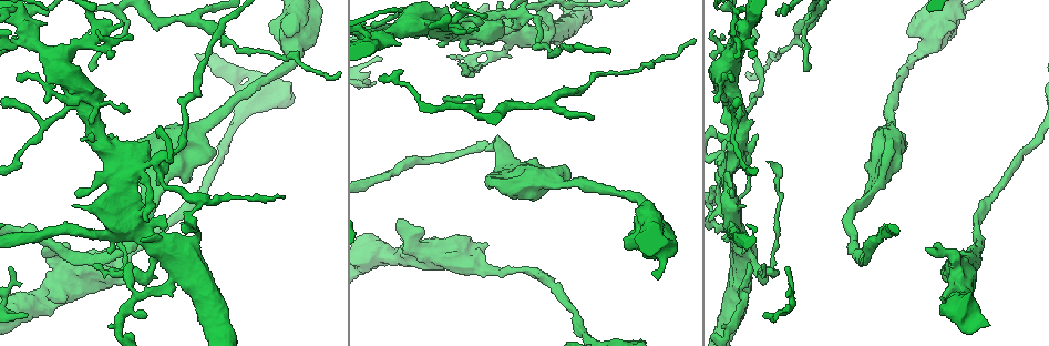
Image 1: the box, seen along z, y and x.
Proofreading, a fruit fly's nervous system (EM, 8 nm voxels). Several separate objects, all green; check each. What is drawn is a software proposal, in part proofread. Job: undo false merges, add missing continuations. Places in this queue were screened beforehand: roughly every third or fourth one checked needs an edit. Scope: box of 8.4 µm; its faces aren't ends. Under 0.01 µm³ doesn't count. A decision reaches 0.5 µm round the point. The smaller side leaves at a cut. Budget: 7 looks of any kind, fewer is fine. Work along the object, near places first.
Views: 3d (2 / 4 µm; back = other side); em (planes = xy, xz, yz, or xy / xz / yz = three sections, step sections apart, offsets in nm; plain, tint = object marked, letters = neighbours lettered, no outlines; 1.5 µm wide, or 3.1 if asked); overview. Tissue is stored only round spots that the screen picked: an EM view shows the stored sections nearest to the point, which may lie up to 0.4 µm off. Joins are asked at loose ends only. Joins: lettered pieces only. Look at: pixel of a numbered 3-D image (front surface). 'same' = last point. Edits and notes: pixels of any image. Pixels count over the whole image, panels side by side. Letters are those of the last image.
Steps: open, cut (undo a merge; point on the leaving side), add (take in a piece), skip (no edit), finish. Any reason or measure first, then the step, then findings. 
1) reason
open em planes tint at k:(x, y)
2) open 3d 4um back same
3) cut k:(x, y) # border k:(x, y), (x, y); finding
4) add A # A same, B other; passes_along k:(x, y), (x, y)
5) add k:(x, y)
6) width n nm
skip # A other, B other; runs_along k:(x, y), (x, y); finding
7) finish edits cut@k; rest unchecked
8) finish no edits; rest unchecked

open em planes letters at 1:(743, 44)

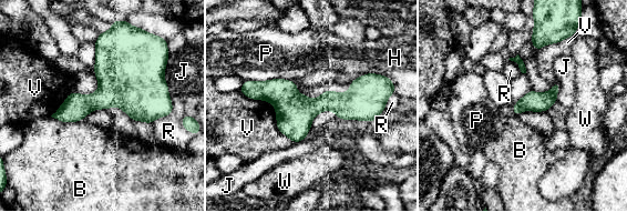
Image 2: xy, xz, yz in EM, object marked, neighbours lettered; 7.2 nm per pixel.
skip # B other, H other, J other, P other, R other, V other, W other; one cell here

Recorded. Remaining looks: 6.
calibre changes
open 3d 2um at 1:(788, 46)

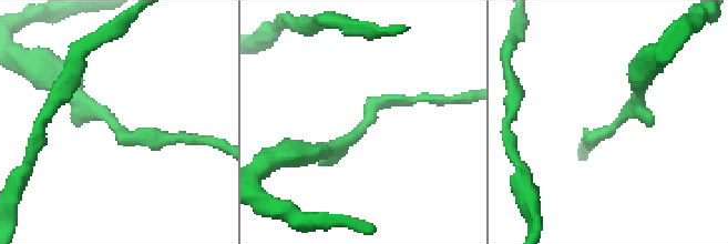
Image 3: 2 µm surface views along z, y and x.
open em xz step 4 letters at 3:(361, 125)

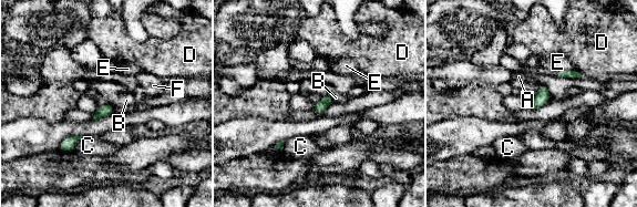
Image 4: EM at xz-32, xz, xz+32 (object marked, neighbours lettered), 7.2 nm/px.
width 80 nm
skip # A other, B other, C other, D other, E other, F other; border 4:(321, 97), (328, 96), (332, 103); all the same cell

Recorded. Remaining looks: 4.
branch stops here
open 3d 2um at 1:(162, 191)

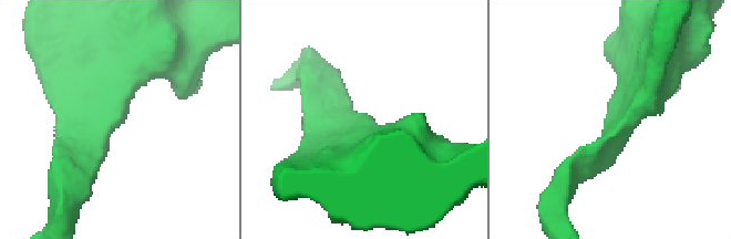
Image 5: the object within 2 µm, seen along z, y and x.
open em planes letters at 5:(614, 116)

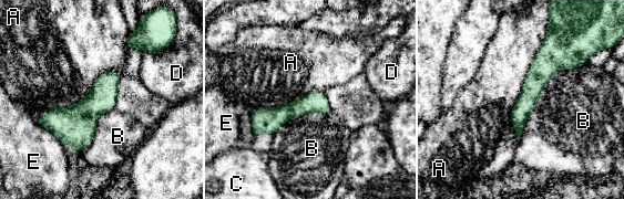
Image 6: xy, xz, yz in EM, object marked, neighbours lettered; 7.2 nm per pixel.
skip # A other, B other, C other, D other, E other; no lettered piece goes on from it

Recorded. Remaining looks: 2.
finish no edits; rest unchecked

